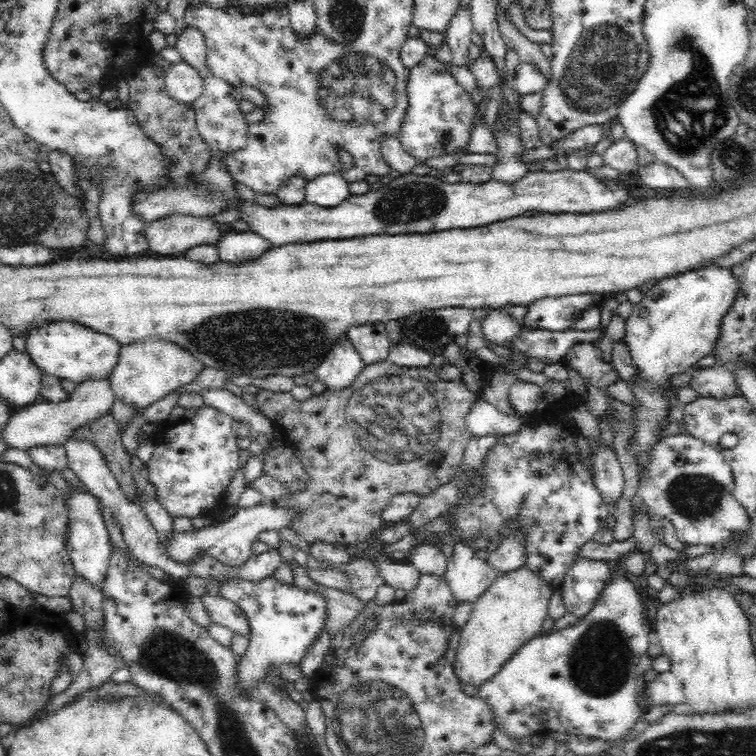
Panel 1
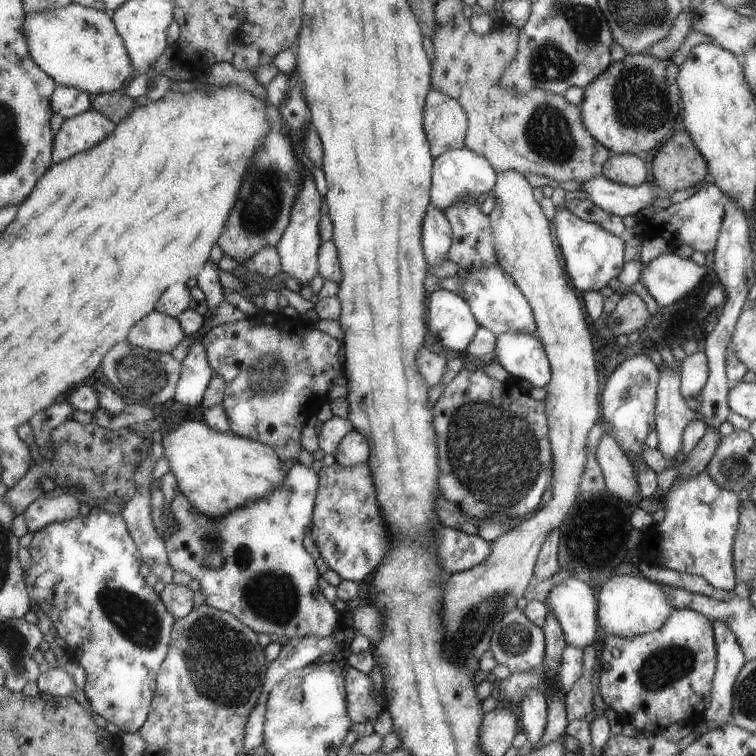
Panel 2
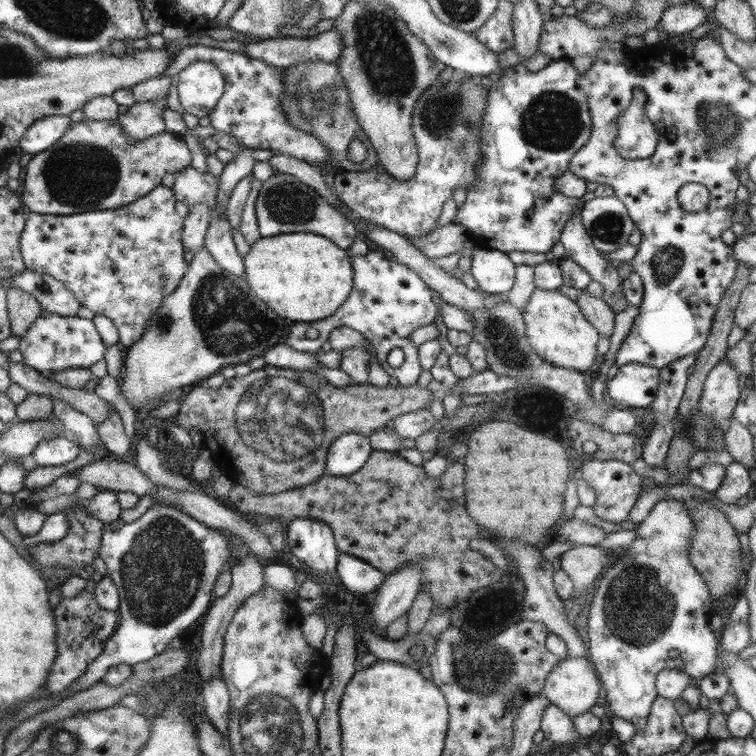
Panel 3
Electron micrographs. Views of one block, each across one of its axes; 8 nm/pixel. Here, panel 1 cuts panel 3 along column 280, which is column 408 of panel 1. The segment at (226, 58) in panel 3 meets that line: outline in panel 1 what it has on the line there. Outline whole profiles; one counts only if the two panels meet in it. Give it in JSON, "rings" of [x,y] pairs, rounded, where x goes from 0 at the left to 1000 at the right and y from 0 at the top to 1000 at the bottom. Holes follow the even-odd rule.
{"rings":[[[565,73],[558,82],[541,91],[540,99],[542,136],[524,180],[532,196],[556,214],[578,206],[622,204],[618,200],[619,188],[624,173],[638,160],[640,139],[627,136],[623,126],[595,99],[593,87],[577,75]],[[585,175],[591,175],[597,180],[589,192],[582,189]]]}

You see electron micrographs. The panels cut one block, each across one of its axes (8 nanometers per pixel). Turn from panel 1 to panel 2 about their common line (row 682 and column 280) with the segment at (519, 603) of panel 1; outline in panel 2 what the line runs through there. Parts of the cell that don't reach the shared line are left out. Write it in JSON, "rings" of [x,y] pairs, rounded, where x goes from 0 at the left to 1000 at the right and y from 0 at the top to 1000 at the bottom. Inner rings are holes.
{"rings":[[[245,554],[229,570],[216,575],[212,586],[216,590],[216,603],[220,606],[224,622],[233,632],[233,642],[242,656],[247,657],[250,669],[272,684],[288,687],[300,676],[324,669],[340,661],[343,656],[357,652],[369,639],[373,639],[377,626],[372,622],[374,611],[369,608],[362,594],[356,589],[317,578],[300,569],[287,571],[271,558],[258,554]]]}

